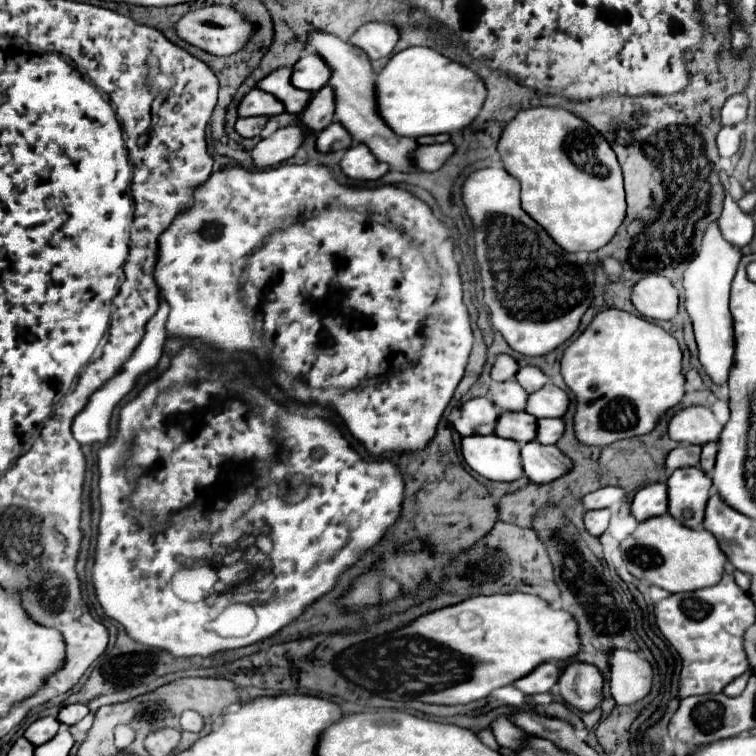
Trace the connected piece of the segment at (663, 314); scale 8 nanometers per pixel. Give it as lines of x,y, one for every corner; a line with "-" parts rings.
647,274
635,284
631,302
647,318
673,320
679,310
679,292
669,278

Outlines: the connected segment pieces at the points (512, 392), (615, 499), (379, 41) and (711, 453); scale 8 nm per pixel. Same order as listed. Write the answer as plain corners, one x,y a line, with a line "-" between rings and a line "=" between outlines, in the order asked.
509,380
509,382
503,382
503,384
491,384
491,394
489,398
495,402
495,406
501,410
501,412
525,412
525,406
527,406
527,392
525,388
515,382
515,380
=
605,486
601,490
595,490
587,496
583,496
583,506
585,510
599,510
599,508
615,508
623,502
625,490
623,488
615,488
615,486
=
367,22
351,36
349,42
361,48
371,60
377,60
377,58
391,56
395,44
399,42
399,32
391,24
=
705,444
701,452
701,470
709,474
715,466
715,456
717,456
717,444

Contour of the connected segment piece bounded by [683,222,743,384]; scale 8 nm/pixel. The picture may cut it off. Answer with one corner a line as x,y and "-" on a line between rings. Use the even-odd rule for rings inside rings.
713,222
703,238
703,244
697,252
697,256
691,260
689,268
685,270
685,308
693,320
695,338
699,346
699,360
705,368
705,372
713,378
717,384
727,382
727,374
733,362
735,342
733,342
733,320
729,312
729,288
731,280
735,276
735,268
741,260
741,248
731,246
723,240
717,224

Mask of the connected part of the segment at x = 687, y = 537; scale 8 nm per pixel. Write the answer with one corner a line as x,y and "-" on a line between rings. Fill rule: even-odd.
669,514
641,522
637,530
621,542
621,550
627,570
635,578
647,580
673,594
715,586
721,580
727,562
727,556
721,552
711,532
691,530

